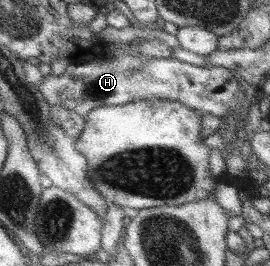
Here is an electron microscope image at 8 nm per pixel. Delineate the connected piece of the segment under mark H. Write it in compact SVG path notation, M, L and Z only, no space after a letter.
M122 54L106 62L71 64L59 76L45 76L38 89L51 106L57 105L65 110L73 110L73 113L83 118L98 106L117 106L131 100L155 97L180 102L191 110L196 110L200 116L215 116L215 118L224 119L225 116L233 114L243 122L243 126L247 125L248 112L244 102L245 97L239 90L239 80L232 75L230 70L216 66L200 67L174 58L133 58L128 54Z

